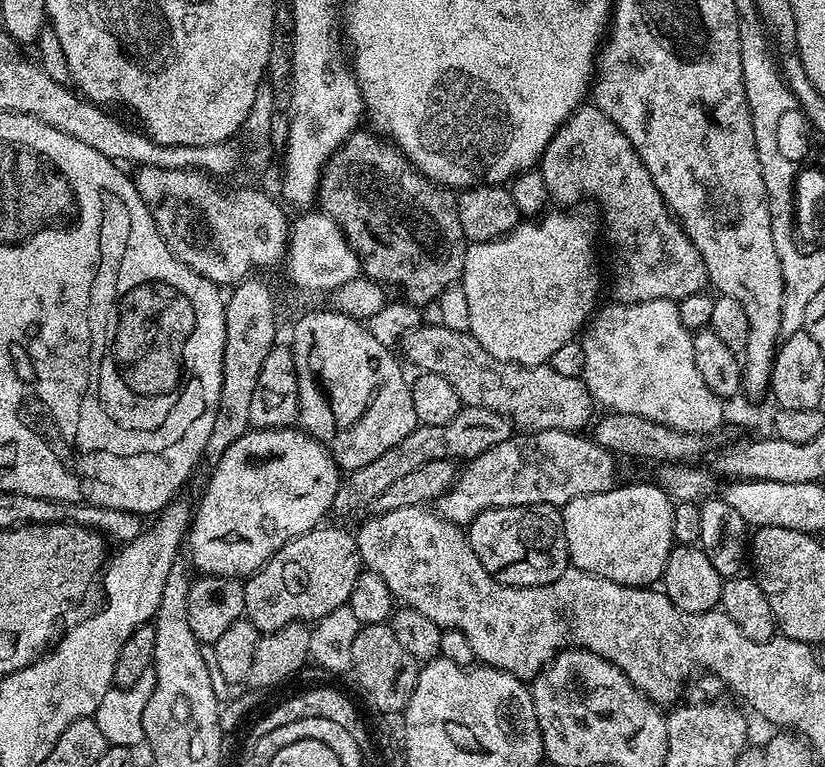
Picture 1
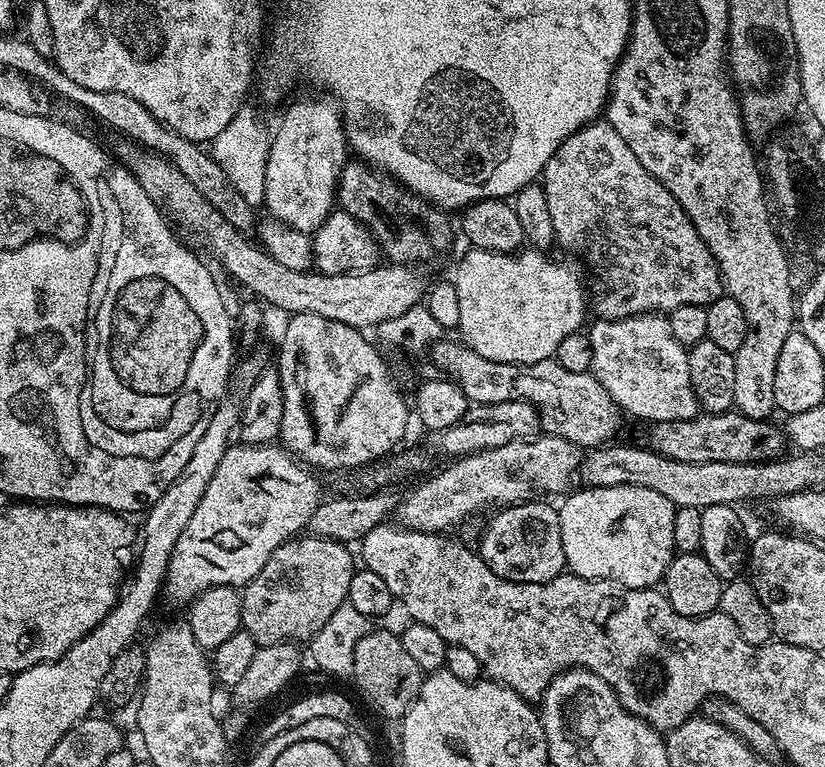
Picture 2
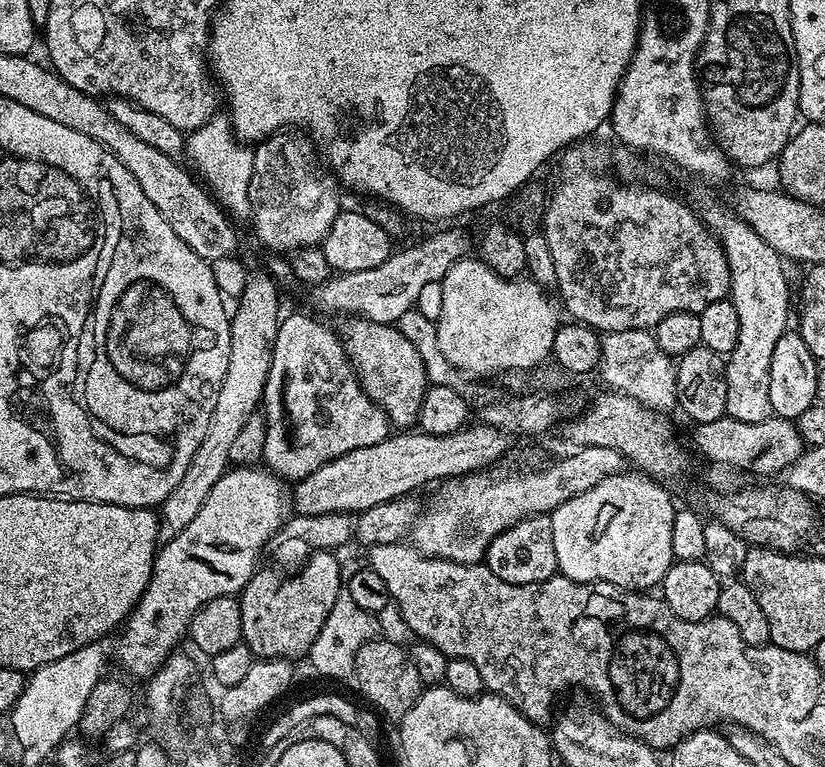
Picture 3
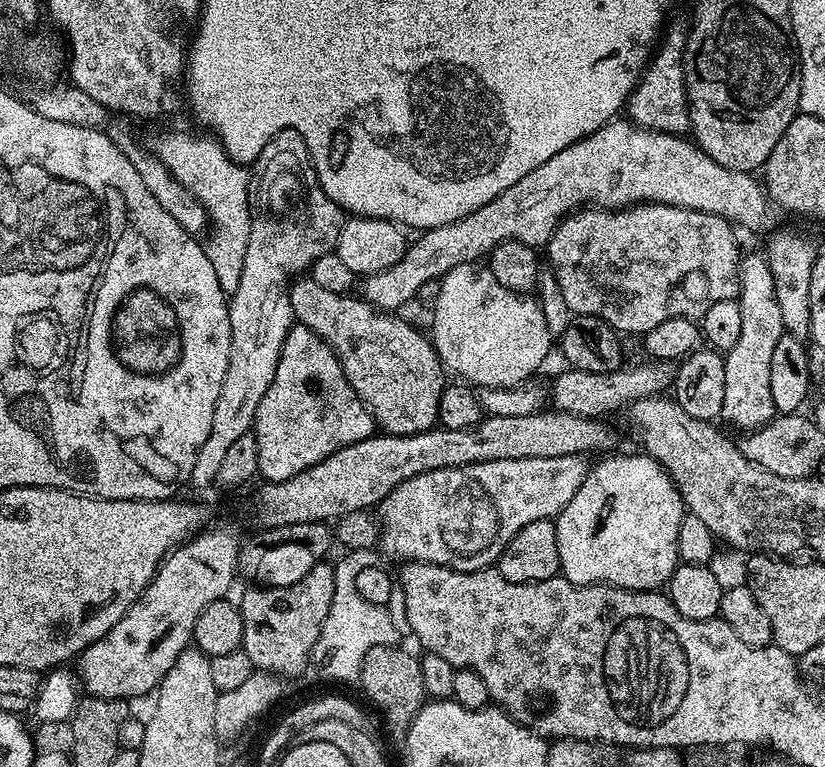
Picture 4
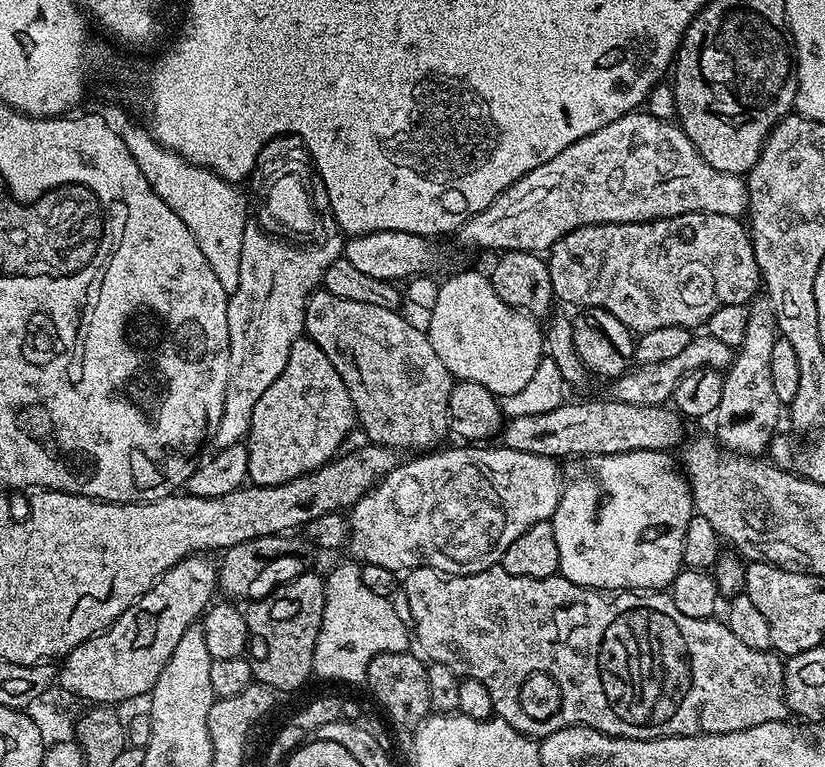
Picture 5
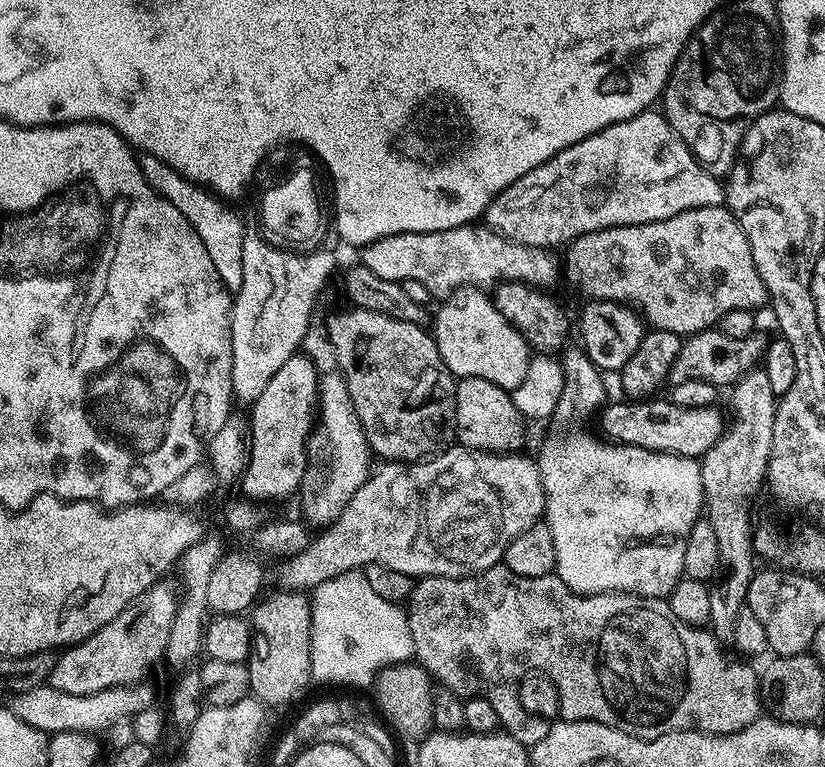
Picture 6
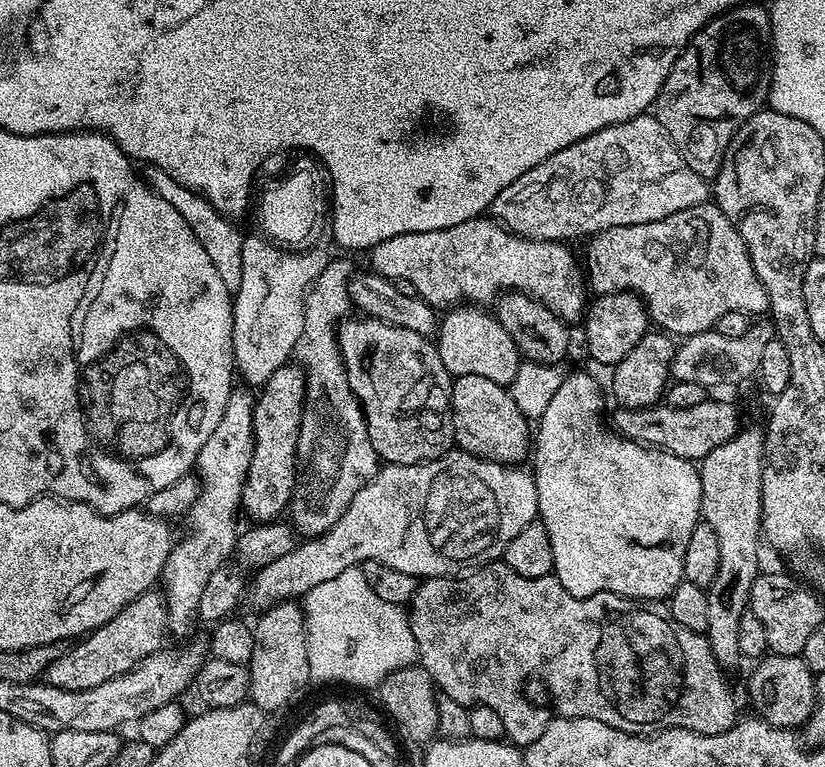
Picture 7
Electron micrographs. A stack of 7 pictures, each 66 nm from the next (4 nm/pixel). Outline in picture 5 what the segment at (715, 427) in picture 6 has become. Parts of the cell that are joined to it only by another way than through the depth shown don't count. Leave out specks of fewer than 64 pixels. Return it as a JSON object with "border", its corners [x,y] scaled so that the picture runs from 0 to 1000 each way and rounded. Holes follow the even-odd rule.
{"border":[[[741,519],[713,522],[709,527],[685,524],[667,535],[667,540],[619,544],[610,554],[608,579],[618,587],[670,597],[733,595],[778,587],[810,589],[819,578],[823,580],[830,572],[829,553],[830,544],[825,542],[818,531],[802,527],[768,529],[764,524],[749,524]]]}

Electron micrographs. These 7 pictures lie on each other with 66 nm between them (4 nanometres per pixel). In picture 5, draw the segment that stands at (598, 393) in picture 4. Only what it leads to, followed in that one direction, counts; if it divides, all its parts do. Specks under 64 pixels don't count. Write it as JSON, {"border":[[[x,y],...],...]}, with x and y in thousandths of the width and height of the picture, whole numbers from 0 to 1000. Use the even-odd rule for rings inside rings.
{"border":[[[857,435],[847,437],[840,437],[836,451],[832,451],[832,456],[827,456],[827,462],[819,463],[818,467],[807,467],[807,472],[796,475],[771,477],[758,485],[756,489],[745,492],[741,497],[741,520],[749,524],[764,524],[768,529],[808,528],[819,515],[822,498],[827,498],[827,493],[832,493],[832,488],[852,480],[881,482],[887,476],[890,455],[876,446],[870,446],[870,441]]]}

